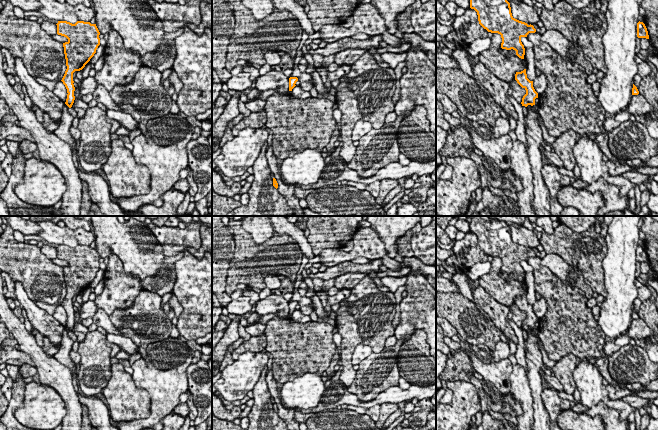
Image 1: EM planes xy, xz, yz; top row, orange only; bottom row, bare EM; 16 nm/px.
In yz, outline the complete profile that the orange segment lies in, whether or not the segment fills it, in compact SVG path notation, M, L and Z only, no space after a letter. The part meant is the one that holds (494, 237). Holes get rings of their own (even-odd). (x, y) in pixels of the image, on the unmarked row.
M473 216L470 222L470 232L478 239L479 248L491 257L501 259L501 272L515 274L516 279L524 283L525 272L522 261L535 257L533 249L519 245L512 240L510 227L505 221L490 219L485 221L481 216Z

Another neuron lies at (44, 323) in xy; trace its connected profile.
M15 281L14 295L23 308L34 330L47 337L56 347L61 345L64 326L45 310L40 309L27 295L23 285Z

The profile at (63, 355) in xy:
M64 328L60 349L53 356L58 362L65 365L71 370L72 376L74 373L75 364L70 358L70 351L72 350L73 343L74 341L68 336L68 330Z

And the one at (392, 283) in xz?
M385 276L383 278L380 278L381 282L384 286L388 287L390 289L390 292L393 294L396 292L396 290L400 287L405 285L407 278L406 276L403 277L391 277L391 276Z

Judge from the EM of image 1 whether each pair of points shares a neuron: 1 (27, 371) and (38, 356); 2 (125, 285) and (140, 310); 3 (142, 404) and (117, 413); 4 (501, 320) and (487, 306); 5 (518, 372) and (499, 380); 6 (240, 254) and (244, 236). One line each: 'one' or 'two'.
1: two
2: two
3: one
4: one
5: two
6: one

